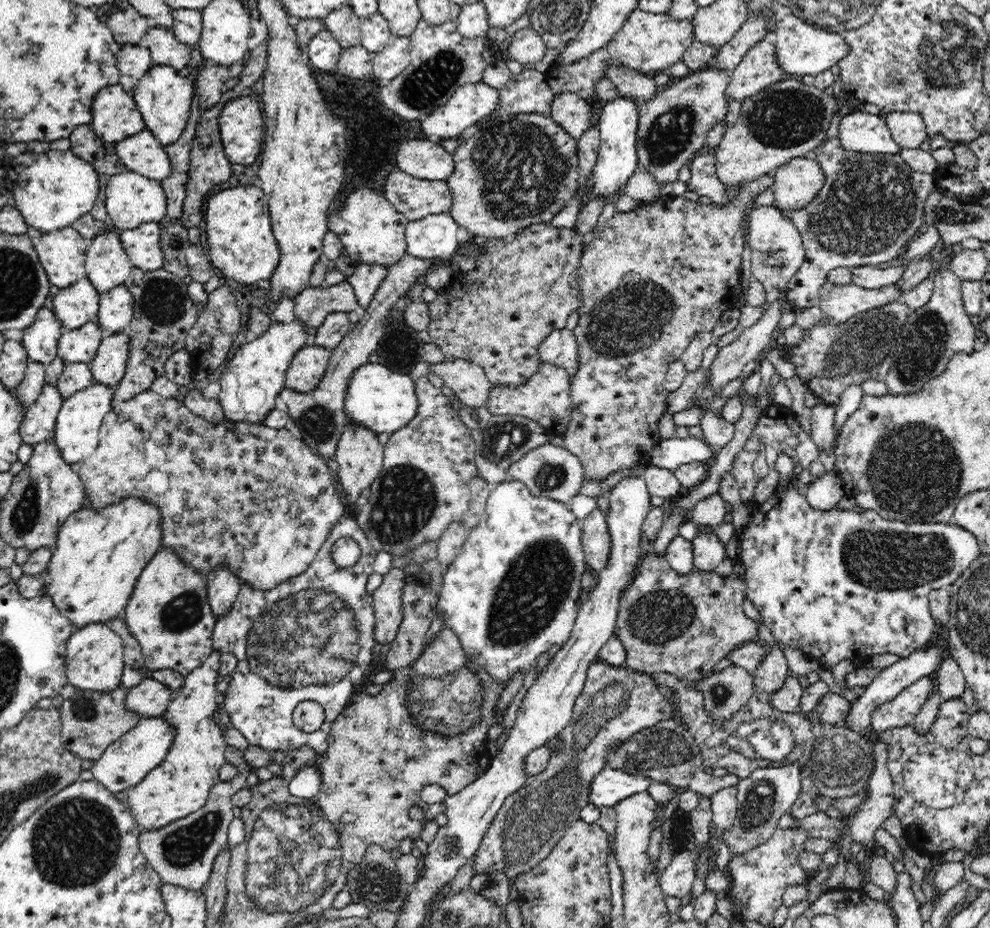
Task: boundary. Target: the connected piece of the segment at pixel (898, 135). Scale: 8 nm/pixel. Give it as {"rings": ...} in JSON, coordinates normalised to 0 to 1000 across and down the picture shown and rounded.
{"rings":[[[903,121],[892,124],[901,150],[910,161],[925,161],[937,149],[935,134],[929,123]]]}

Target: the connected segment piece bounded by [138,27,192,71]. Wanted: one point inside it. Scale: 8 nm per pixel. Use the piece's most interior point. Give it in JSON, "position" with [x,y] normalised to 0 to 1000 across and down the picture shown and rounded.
{"position":[168,53]}

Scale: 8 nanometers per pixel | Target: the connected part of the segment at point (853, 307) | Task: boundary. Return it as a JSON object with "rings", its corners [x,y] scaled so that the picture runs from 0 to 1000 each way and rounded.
{"rings":[[[908,302],[903,306],[881,311],[863,305],[845,307],[834,303],[827,315],[827,330],[831,343],[837,348],[846,349],[873,335],[909,324],[910,317]]]}

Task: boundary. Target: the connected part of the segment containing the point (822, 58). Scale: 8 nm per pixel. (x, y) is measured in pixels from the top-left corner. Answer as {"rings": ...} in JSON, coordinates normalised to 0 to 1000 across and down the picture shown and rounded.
{"rings":[[[800,15],[790,18],[783,26],[779,43],[784,51],[784,68],[794,77],[796,83],[823,83],[857,60],[857,46],[851,37],[824,30]]]}

